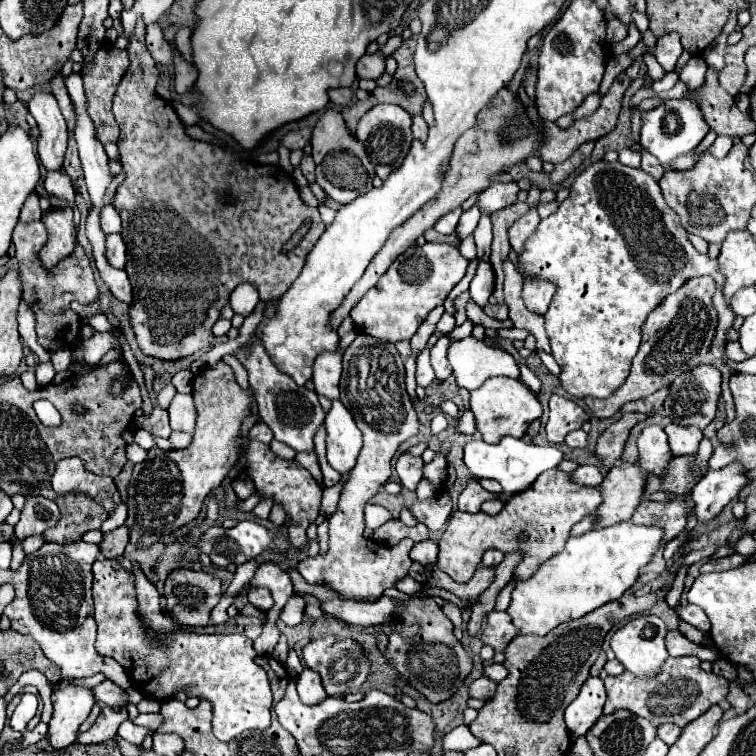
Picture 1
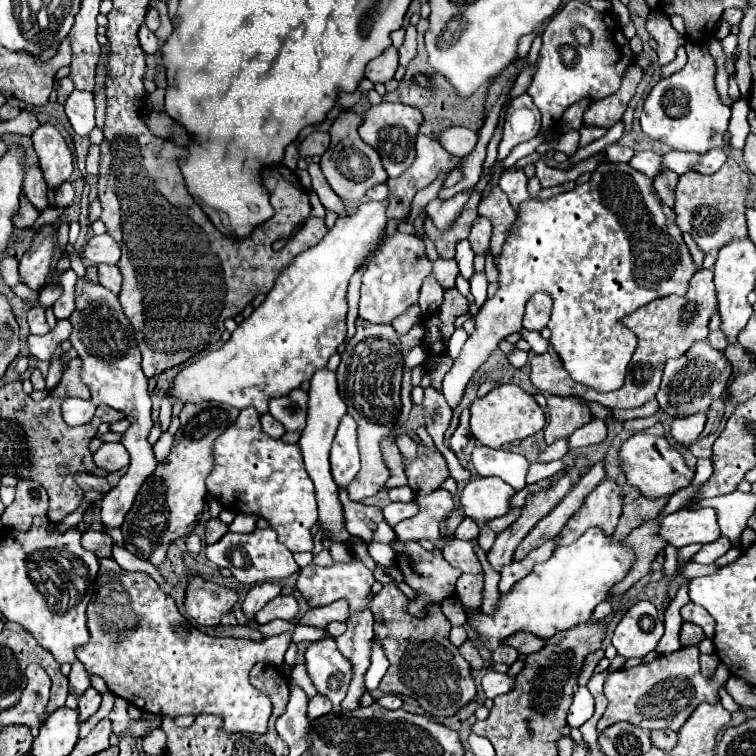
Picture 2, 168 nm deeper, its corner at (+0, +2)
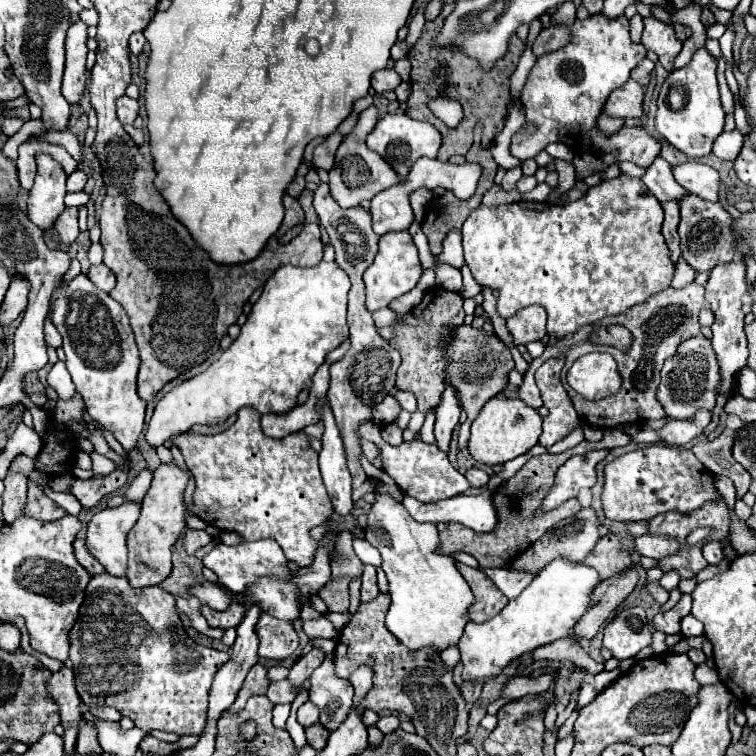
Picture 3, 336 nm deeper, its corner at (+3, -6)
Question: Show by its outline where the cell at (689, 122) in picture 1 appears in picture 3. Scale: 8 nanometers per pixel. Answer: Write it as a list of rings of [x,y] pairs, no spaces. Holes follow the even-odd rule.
[[[699,48],[685,68],[673,70],[667,76],[657,98],[655,130],[659,138],[667,140],[689,158],[701,158],[711,154],[715,138],[723,132],[725,112],[719,102],[715,70],[717,60],[705,48]]]

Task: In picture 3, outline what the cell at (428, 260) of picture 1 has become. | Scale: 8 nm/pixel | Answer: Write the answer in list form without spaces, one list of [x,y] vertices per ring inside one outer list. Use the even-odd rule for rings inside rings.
[[[407,230],[403,232],[387,232],[379,240],[379,252],[375,256],[375,262],[365,270],[363,282],[365,282],[365,308],[369,312],[387,308],[395,298],[407,294],[409,290],[415,288],[423,274],[419,256],[417,256],[417,246]]]

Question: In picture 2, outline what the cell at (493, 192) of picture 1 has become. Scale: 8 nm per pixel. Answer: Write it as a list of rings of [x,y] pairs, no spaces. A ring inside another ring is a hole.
[[[516,166],[506,168],[506,170],[502,172],[502,176],[500,176],[498,186],[508,194],[510,204],[514,206],[514,210],[518,210],[520,202],[528,200],[528,196],[530,196],[530,194],[528,194],[528,188],[526,188],[526,182],[528,182],[526,174],[522,172],[522,168],[516,168]]]

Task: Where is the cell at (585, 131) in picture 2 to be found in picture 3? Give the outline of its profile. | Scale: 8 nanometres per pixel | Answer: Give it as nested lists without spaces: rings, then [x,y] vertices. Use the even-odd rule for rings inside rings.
[[[605,114],[597,118],[597,130],[599,130],[601,134],[611,136],[611,134],[619,132],[621,128],[623,128],[623,120],[619,120],[619,118],[609,118],[609,116],[605,116]]]

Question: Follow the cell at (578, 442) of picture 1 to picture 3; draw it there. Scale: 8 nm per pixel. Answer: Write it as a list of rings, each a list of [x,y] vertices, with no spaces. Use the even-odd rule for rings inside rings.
[[[373,422],[362,424],[359,433],[362,439],[369,440],[378,446],[383,472],[387,476],[391,476],[391,480],[401,488],[401,492],[405,496],[413,496],[419,502],[429,504],[429,502],[439,502],[443,498],[453,498],[453,496],[473,488],[461,472],[457,472],[455,468],[453,470],[449,468],[451,466],[449,458],[443,460],[441,454],[445,454],[445,452],[441,452],[435,444],[425,444],[421,440],[403,442],[401,446],[385,444],[385,440],[381,437],[380,427]]]

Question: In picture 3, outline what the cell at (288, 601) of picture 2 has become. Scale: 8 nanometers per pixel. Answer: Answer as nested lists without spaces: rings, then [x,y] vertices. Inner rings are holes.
[[[267,612],[261,614],[255,630],[259,636],[259,656],[263,658],[283,660],[289,658],[299,646],[299,638],[293,626],[287,620],[267,616]]]

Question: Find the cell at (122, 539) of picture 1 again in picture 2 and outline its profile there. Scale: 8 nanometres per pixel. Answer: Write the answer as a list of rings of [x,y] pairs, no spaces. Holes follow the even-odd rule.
[[[86,530],[82,534],[82,546],[90,552],[94,552],[98,558],[110,558],[112,556],[112,538],[104,532],[96,530]]]

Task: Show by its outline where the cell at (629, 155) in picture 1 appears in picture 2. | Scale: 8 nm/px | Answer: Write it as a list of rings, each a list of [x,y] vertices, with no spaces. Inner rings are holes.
[[[636,152],[632,162],[630,162],[630,166],[640,170],[640,172],[644,172],[652,180],[664,172],[662,156],[656,154],[656,152]]]

